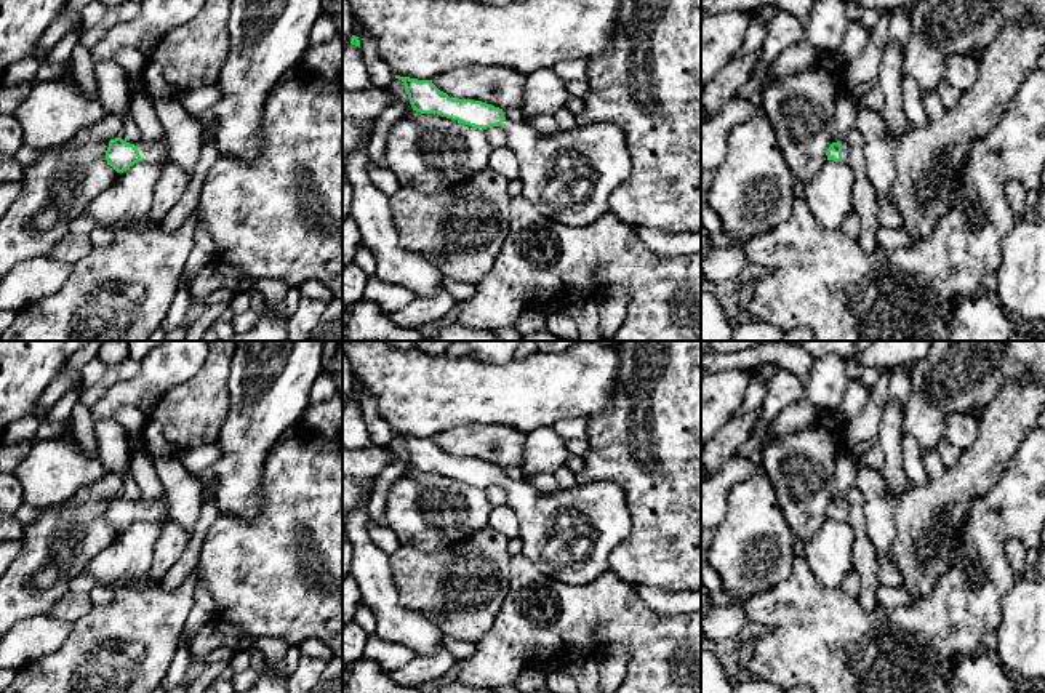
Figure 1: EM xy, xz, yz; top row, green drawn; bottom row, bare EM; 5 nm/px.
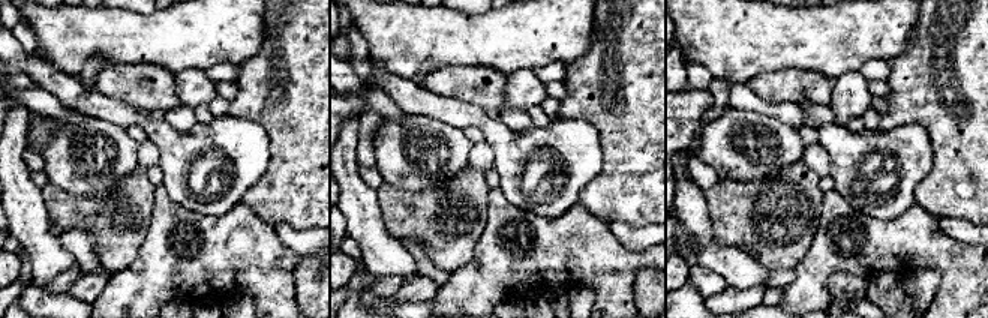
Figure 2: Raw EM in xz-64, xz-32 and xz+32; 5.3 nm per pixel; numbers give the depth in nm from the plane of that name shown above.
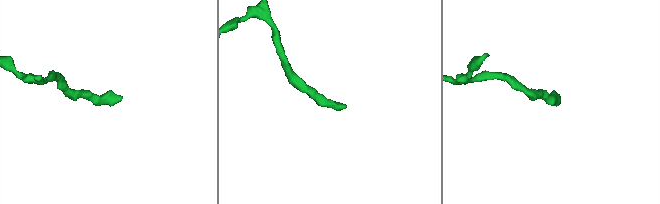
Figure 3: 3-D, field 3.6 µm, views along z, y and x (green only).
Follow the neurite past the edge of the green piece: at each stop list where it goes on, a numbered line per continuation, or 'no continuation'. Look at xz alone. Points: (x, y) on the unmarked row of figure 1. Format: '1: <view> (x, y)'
1: xz (568, 535)

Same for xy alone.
1: xy (151, 511)

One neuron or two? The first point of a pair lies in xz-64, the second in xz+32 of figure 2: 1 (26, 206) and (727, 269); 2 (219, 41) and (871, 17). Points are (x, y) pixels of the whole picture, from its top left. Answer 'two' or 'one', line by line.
1: one
2: one

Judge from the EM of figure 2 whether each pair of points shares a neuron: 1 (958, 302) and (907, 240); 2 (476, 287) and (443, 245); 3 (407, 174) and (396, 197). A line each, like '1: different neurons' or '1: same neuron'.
1: same neuron
2: different neurons
3: different neurons

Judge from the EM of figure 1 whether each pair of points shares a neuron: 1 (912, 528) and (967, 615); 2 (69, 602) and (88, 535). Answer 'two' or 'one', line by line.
1: two
2: two

